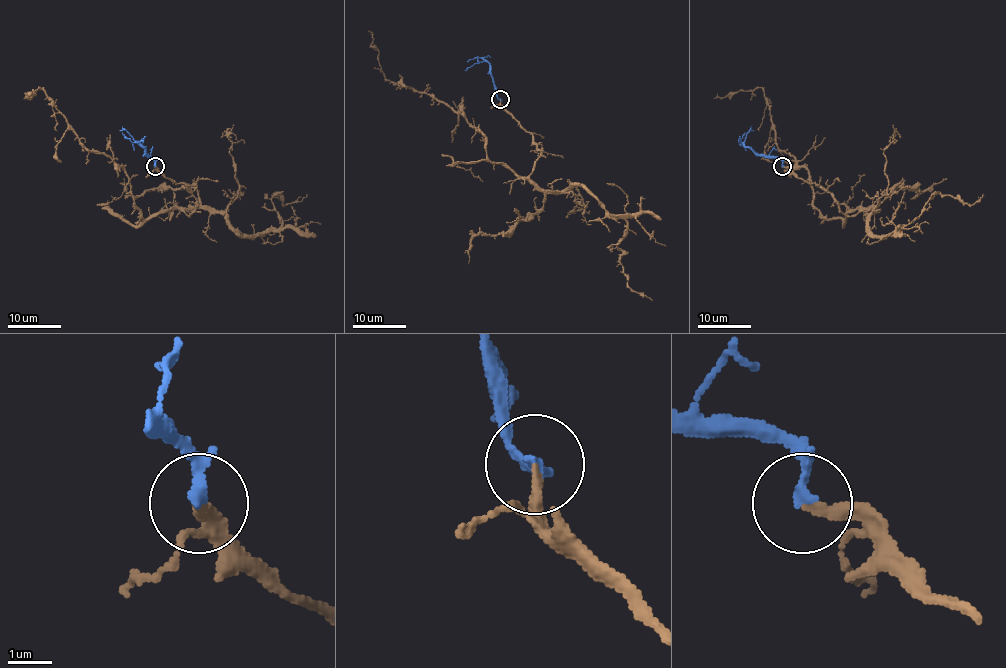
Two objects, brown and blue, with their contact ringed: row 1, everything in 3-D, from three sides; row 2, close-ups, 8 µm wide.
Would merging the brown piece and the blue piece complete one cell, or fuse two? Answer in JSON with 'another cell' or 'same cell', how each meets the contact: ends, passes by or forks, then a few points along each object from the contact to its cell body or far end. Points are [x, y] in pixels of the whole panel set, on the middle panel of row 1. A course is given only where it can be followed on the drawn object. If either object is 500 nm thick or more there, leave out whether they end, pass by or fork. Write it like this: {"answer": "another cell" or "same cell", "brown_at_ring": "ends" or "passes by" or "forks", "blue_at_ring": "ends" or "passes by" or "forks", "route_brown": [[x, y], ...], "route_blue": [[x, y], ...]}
{"answer": "same cell", "brown_at_ring": "ends", "blue_at_ring": "passes by", "route_brown": [[500, 99], [542, 152], [526, 177], [491, 161], [487, 138], [461, 114], [385, 77], [369, 31]], "route_blue": [[500, 99], [487, 62], [475, 63], [464, 70]]}

